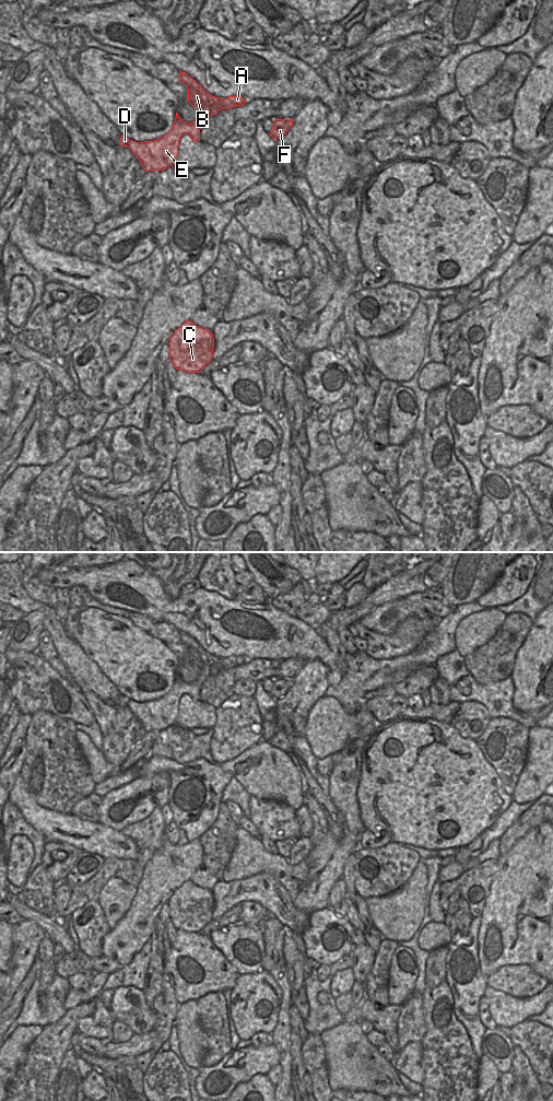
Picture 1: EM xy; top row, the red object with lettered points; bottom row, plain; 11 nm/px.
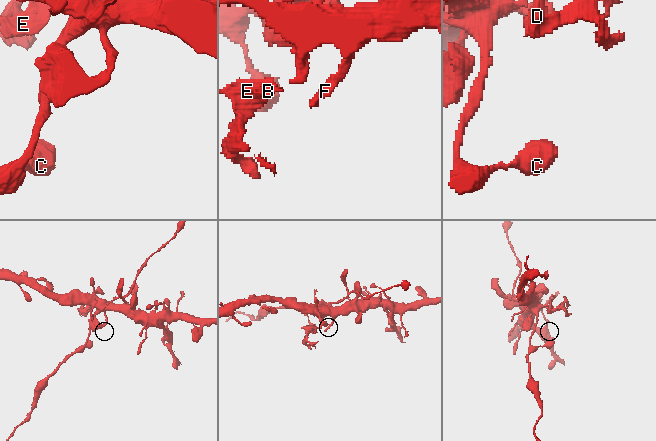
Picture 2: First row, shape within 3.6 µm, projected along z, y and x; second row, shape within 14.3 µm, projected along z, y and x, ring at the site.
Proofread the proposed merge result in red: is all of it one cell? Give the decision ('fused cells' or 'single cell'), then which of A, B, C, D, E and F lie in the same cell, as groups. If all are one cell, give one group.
fused cells | A C F / B D E

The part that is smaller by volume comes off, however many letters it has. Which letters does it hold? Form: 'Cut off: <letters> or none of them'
Cut off: B, D, E

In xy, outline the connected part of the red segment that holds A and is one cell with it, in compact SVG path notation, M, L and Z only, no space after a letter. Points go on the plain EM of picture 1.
M230 656L227 658L212 657L212 659L216 664L222 665L225 669L245 664L245 659L242 656Z

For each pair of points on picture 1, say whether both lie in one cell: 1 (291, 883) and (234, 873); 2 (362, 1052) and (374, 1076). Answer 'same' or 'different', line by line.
1: same
2: same

